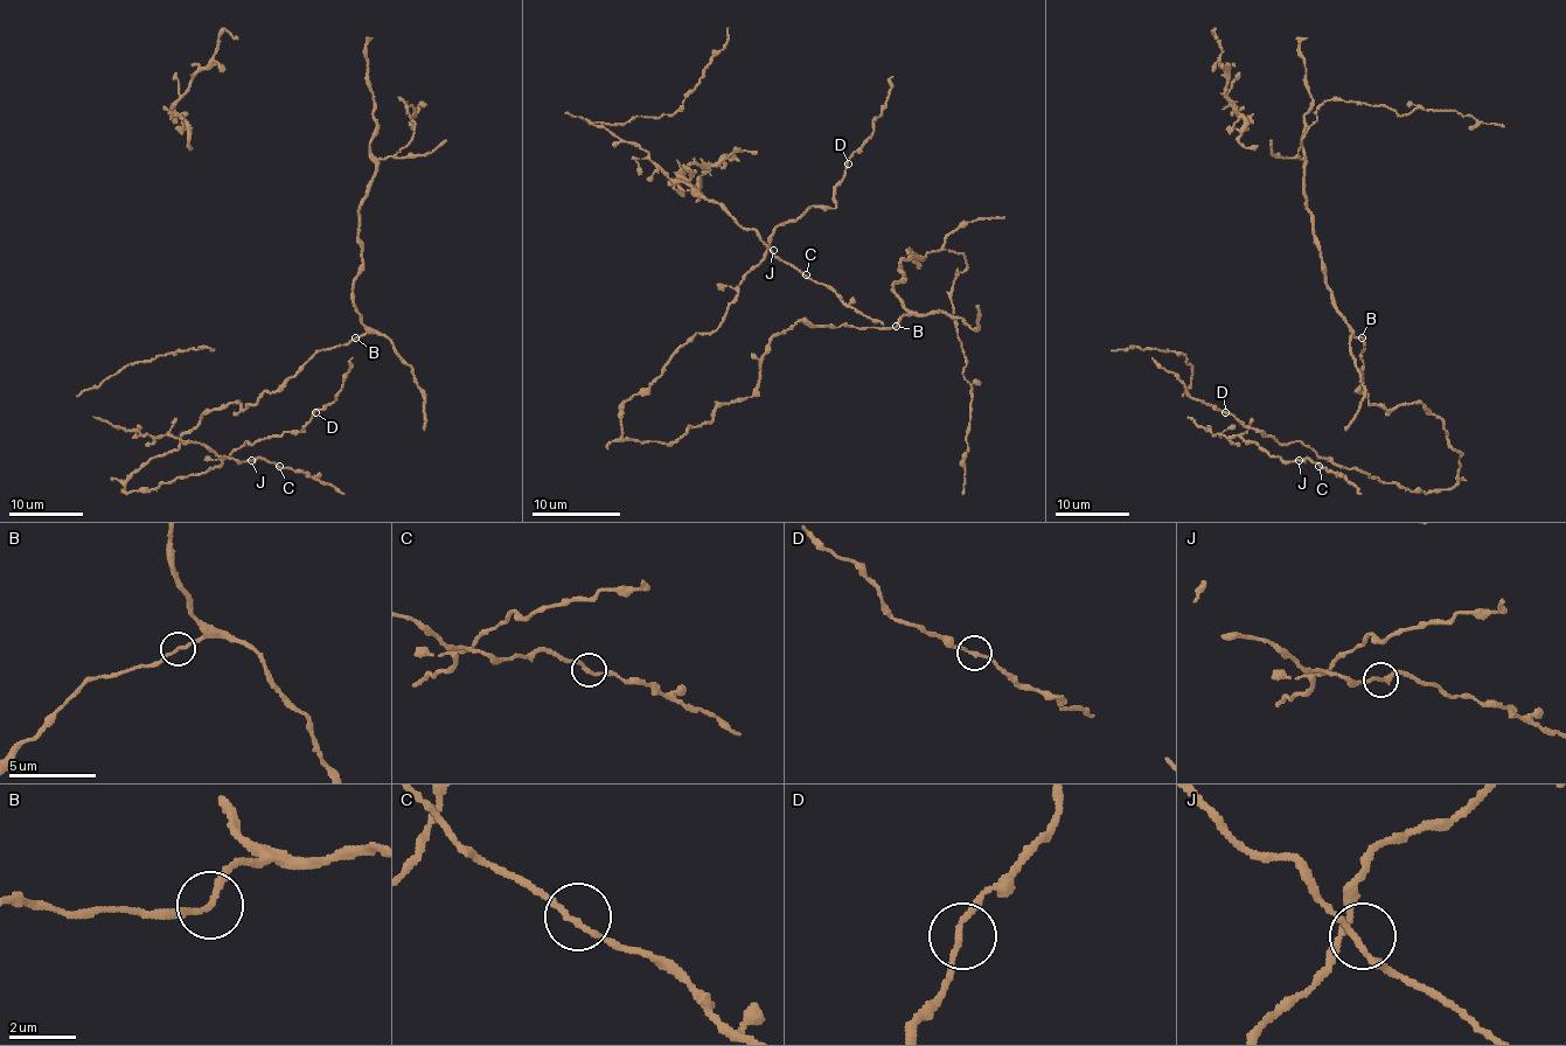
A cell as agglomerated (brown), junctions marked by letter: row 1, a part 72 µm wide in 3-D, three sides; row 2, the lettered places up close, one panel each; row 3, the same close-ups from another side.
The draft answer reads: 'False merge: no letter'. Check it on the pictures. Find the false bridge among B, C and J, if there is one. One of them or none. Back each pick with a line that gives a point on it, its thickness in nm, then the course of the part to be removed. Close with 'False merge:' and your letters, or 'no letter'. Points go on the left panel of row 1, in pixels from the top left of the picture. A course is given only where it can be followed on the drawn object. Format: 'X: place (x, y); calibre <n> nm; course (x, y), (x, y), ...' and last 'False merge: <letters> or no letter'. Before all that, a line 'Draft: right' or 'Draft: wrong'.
Draft: right
False merge: no letter

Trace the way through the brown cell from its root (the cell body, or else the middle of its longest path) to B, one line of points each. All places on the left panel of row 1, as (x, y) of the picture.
B: (241, 404), (244, 410), (264, 391), (276, 391), (317, 353), (348, 344), (356, 337)

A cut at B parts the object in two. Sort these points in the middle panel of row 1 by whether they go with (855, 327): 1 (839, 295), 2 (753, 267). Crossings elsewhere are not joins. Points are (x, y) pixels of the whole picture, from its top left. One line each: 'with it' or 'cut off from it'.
1: cut off from it
2: with it

